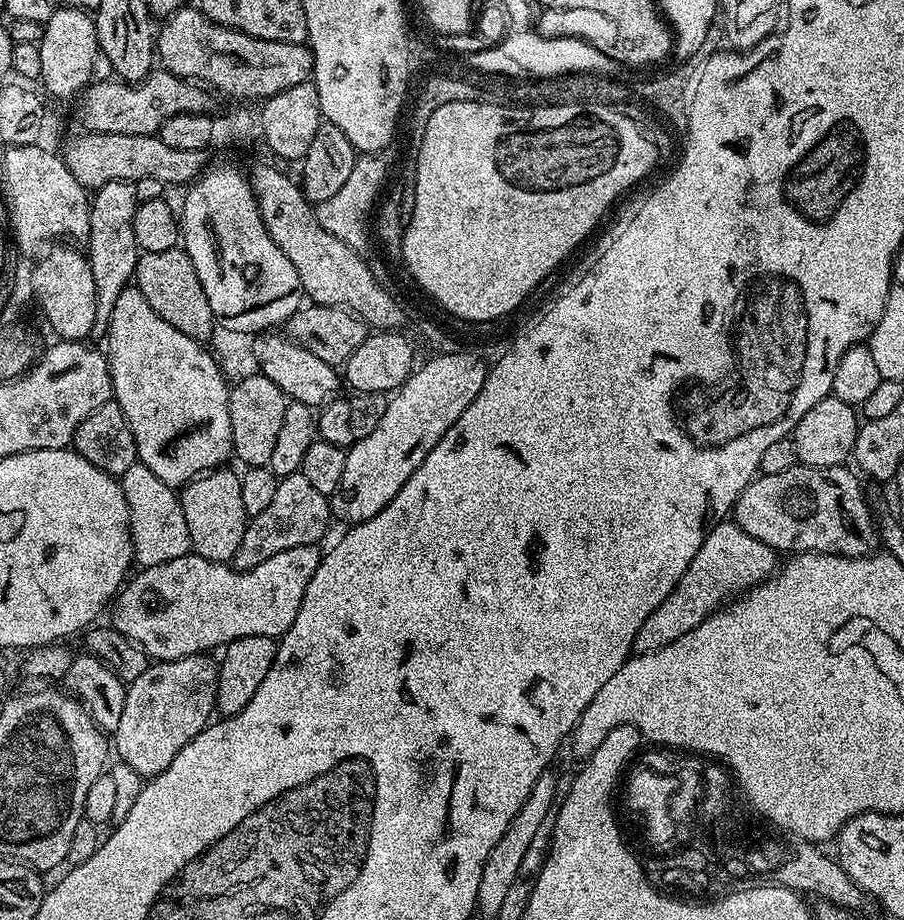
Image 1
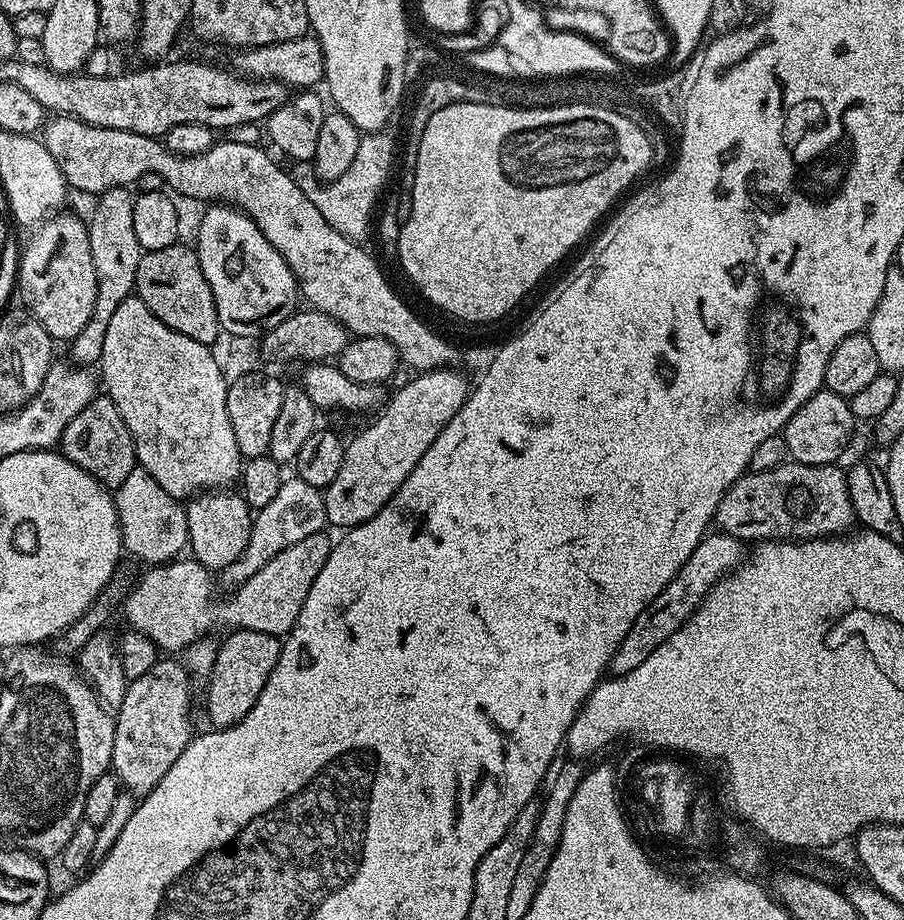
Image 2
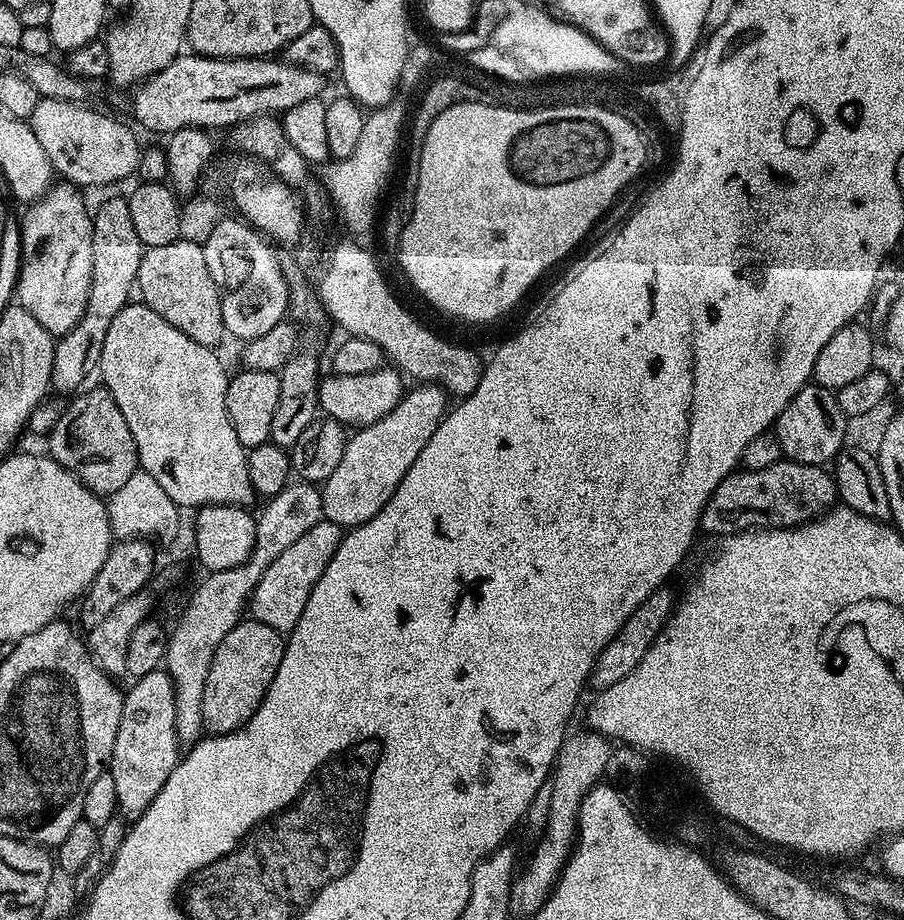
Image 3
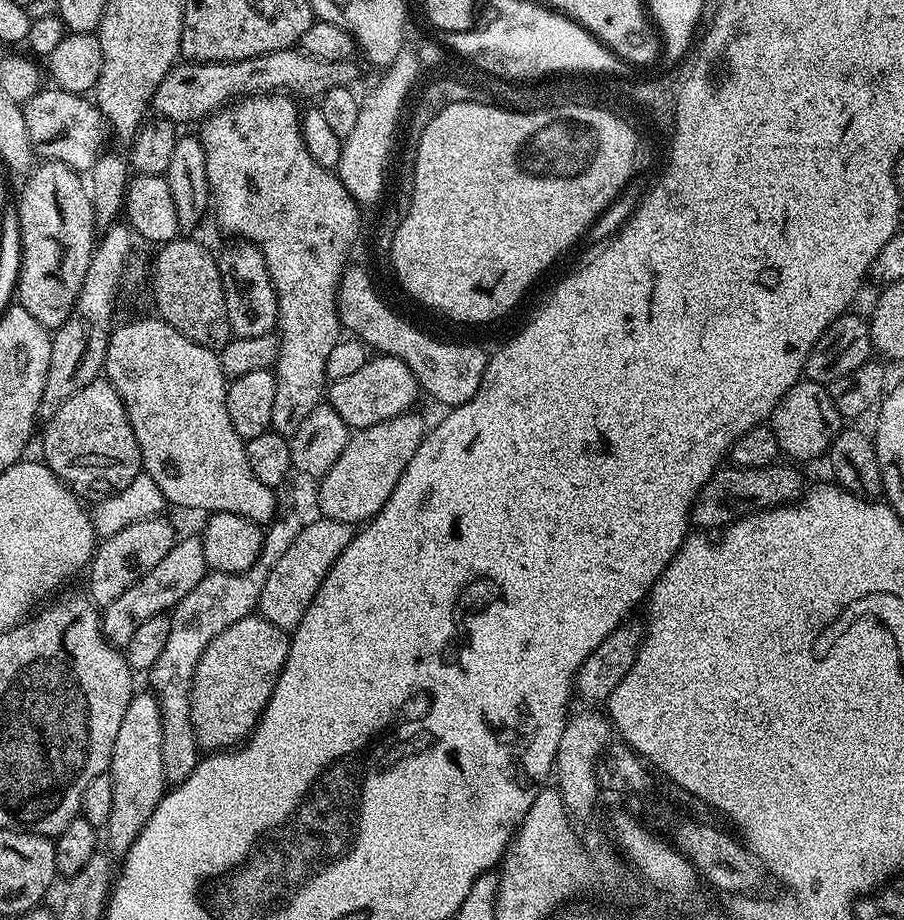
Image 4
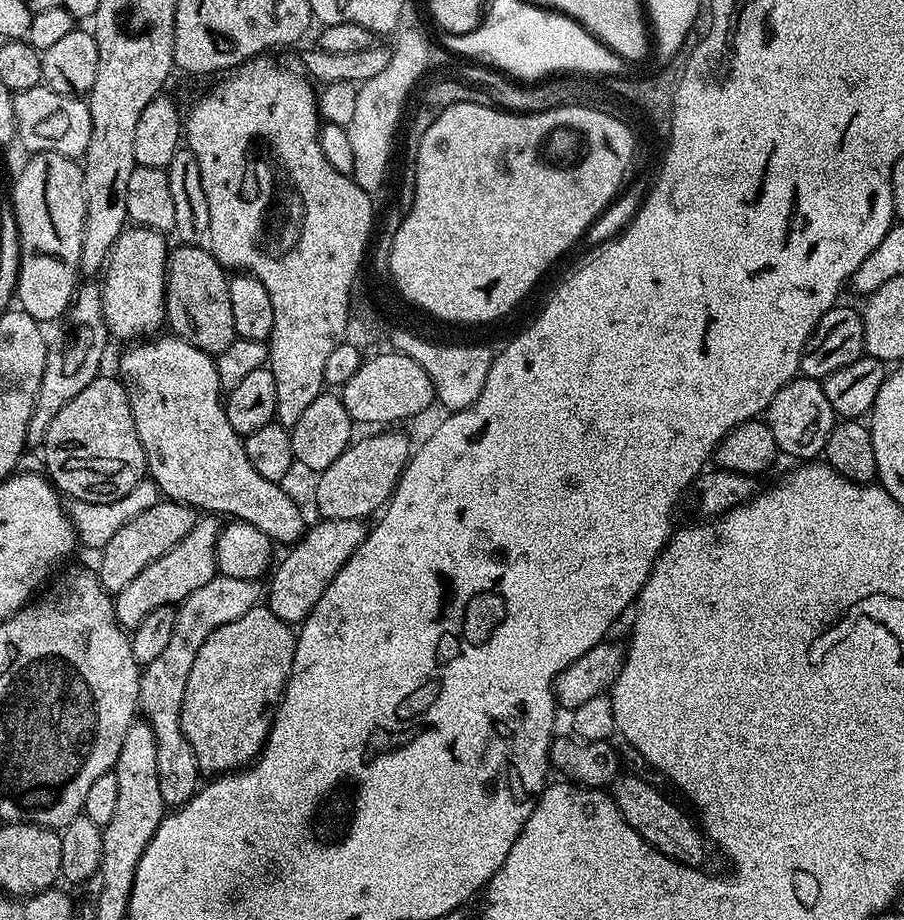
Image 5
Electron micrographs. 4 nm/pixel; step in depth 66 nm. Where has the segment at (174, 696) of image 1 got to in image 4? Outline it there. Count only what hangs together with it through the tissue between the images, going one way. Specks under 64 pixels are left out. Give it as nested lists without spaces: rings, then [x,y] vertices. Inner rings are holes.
[[[137,691],[130,706],[126,706],[122,726],[118,726],[118,738],[114,738],[110,771],[114,782],[114,803],[110,806],[106,848],[113,857],[122,858],[130,850],[130,846],[134,846],[138,834],[142,834],[146,822],[150,822],[150,814],[154,814],[166,791],[160,703],[151,691]]]

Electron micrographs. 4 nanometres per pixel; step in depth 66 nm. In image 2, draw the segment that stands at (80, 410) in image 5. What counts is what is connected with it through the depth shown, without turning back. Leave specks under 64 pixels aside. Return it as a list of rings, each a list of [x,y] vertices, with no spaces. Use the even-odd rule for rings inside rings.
[[[107,394],[97,395],[96,399],[86,406],[86,410],[82,410],[82,414],[77,414],[70,422],[70,426],[66,426],[58,448],[66,459],[112,490],[126,482],[130,470],[138,466],[136,447],[130,430],[122,414],[118,414],[118,406],[114,406],[114,402]]]

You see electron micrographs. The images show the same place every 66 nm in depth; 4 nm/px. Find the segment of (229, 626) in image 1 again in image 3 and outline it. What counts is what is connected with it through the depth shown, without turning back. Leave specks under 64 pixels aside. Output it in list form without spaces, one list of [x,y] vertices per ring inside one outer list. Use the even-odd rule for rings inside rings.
[[[322,518],[314,526],[310,526],[310,530],[306,530],[306,534],[298,538],[298,542],[293,542],[280,557],[270,562],[258,586],[252,588],[251,619],[262,622],[282,634],[291,632],[298,618],[302,618],[302,610],[306,610],[306,598],[310,598],[318,578],[322,578],[322,570],[330,566],[341,539],[342,529],[334,522]]]

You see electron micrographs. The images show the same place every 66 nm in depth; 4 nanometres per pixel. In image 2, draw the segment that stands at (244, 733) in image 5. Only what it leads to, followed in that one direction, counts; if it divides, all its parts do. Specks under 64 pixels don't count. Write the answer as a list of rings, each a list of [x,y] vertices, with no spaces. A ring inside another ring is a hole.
[[[232,630],[223,641],[219,641],[216,650],[214,670],[206,681],[208,687],[208,720],[209,725],[216,728],[229,728],[246,714],[258,702],[258,694],[266,686],[266,678],[270,678],[270,670],[274,670],[274,662],[278,662],[278,654],[282,643],[281,637],[262,634],[258,630]]]

